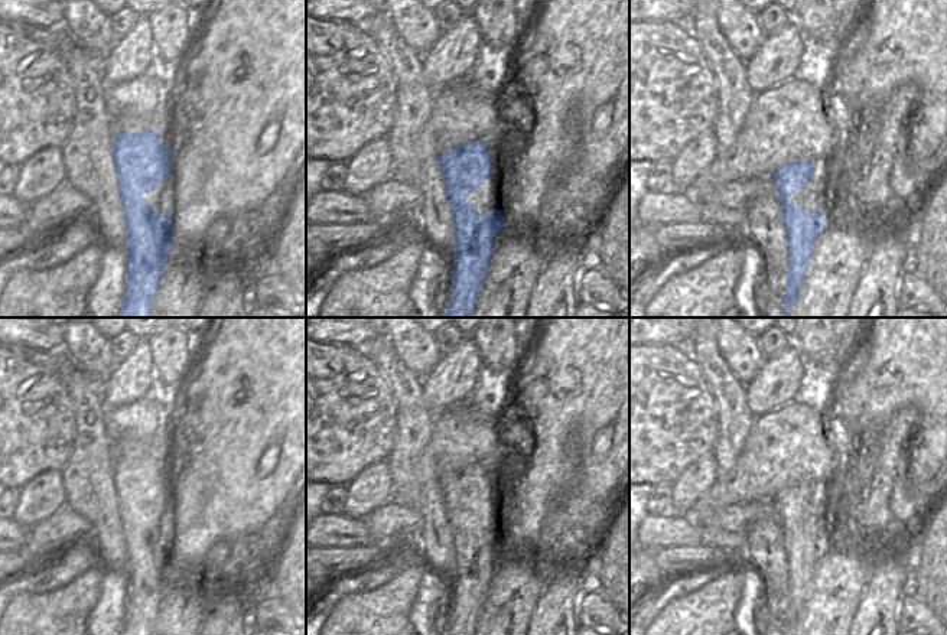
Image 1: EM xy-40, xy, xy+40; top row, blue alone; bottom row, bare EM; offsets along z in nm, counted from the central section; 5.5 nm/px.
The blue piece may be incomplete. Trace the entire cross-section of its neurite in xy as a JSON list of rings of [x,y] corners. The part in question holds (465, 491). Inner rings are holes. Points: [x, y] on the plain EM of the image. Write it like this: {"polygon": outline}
{"polygon": [[[471,465],[437,479],[455,547],[455,602],[452,623],[443,635],[474,635],[495,570],[492,561],[505,550],[504,534],[479,537],[468,517],[486,507],[492,482],[482,465]]]}

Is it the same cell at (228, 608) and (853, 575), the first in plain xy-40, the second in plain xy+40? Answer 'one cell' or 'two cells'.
two cells

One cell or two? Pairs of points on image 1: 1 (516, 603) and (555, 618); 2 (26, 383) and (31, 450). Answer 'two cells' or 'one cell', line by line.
1: two cells
2: one cell

